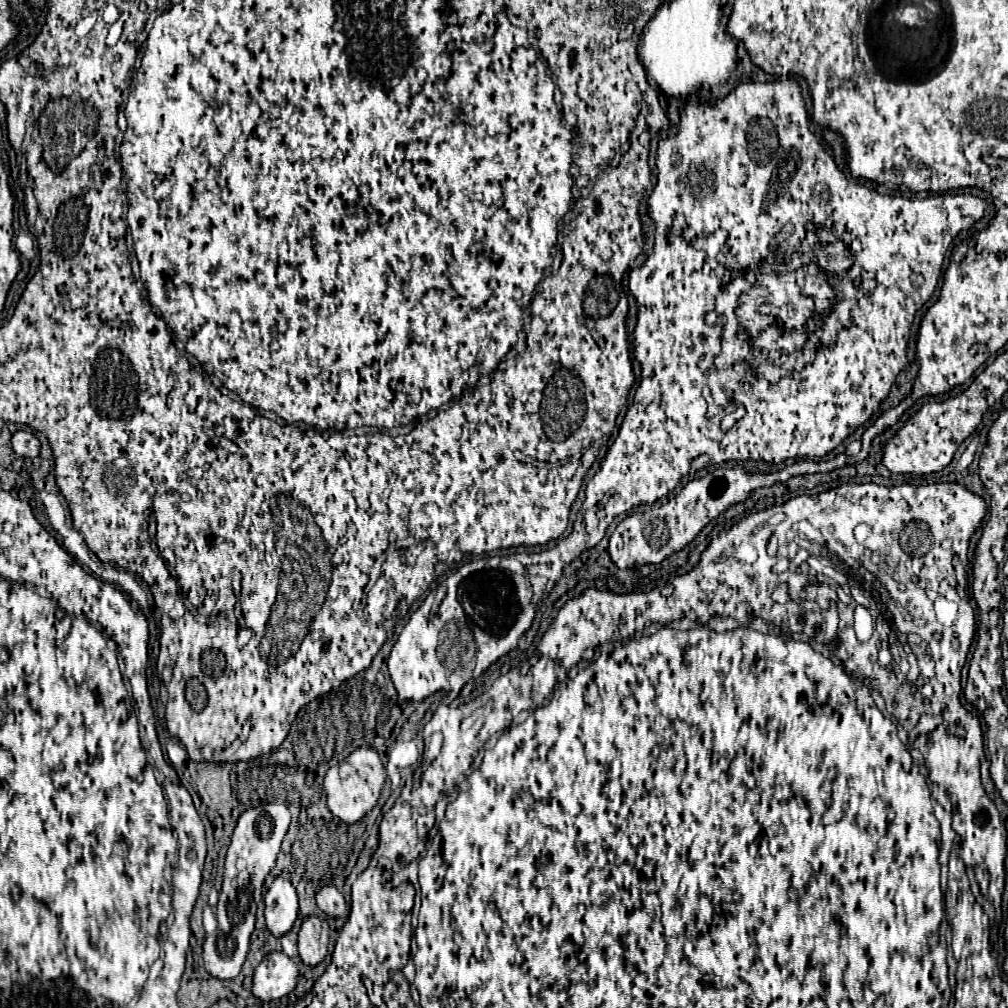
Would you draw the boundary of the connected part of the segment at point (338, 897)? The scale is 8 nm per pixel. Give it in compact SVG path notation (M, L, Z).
M333 885L321 887L321 889L315 893L315 899L317 899L319 909L321 909L325 915L329 915L329 917L341 917L341 915L345 913L345 909L347 909L343 893L341 893L337 887L333 887Z

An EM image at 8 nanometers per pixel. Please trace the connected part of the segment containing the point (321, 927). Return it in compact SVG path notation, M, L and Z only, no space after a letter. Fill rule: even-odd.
M317 915L307 917L301 923L299 937L297 937L299 957L303 959L303 963L311 965L311 967L321 963L327 955L327 945L329 945L329 925L327 925L327 921L321 921Z

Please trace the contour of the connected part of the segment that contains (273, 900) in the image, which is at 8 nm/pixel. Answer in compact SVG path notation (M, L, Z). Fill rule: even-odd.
M275 877L265 893L265 921L269 933L273 933L273 937L285 935L297 919L297 909L299 901L291 881Z

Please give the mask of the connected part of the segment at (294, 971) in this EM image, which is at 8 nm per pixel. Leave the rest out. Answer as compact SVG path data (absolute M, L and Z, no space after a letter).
M281 951L267 953L253 973L253 995L263 1001L281 999L297 985L299 969Z

